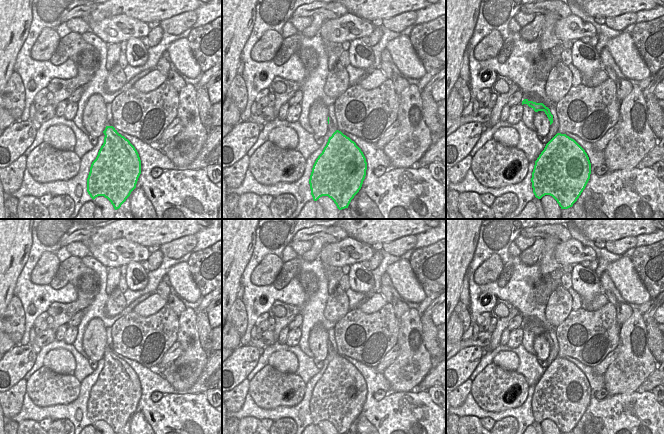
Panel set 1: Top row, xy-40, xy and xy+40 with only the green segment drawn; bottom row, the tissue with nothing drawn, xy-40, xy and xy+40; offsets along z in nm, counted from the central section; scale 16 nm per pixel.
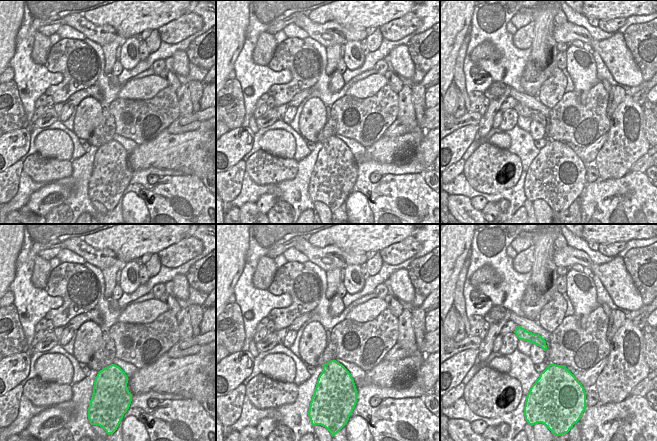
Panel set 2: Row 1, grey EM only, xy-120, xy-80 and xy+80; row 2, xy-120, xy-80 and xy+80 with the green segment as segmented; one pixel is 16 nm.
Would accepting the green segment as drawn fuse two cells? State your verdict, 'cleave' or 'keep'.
keep

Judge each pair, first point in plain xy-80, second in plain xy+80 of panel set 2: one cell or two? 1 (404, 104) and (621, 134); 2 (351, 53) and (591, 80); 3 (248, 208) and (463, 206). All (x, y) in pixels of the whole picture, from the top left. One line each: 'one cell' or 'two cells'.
1: one cell
2: one cell
3: one cell

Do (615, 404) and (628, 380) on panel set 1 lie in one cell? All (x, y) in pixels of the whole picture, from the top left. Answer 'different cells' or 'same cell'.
different cells

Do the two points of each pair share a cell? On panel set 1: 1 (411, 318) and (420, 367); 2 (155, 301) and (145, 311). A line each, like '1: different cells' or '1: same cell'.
1: same cell
2: same cell

